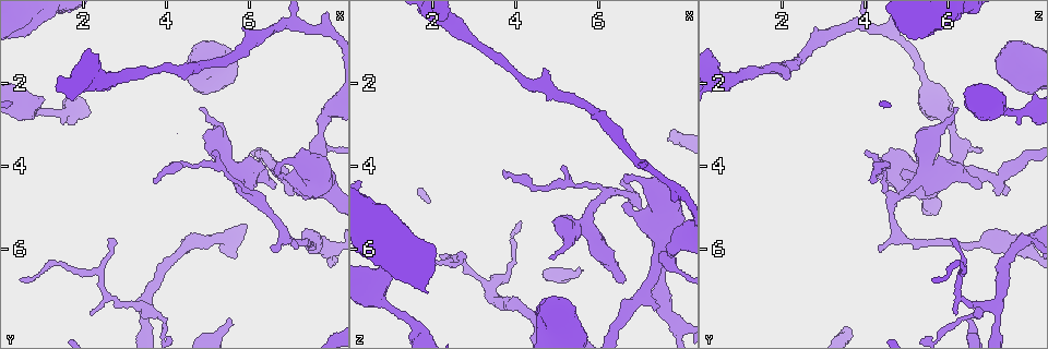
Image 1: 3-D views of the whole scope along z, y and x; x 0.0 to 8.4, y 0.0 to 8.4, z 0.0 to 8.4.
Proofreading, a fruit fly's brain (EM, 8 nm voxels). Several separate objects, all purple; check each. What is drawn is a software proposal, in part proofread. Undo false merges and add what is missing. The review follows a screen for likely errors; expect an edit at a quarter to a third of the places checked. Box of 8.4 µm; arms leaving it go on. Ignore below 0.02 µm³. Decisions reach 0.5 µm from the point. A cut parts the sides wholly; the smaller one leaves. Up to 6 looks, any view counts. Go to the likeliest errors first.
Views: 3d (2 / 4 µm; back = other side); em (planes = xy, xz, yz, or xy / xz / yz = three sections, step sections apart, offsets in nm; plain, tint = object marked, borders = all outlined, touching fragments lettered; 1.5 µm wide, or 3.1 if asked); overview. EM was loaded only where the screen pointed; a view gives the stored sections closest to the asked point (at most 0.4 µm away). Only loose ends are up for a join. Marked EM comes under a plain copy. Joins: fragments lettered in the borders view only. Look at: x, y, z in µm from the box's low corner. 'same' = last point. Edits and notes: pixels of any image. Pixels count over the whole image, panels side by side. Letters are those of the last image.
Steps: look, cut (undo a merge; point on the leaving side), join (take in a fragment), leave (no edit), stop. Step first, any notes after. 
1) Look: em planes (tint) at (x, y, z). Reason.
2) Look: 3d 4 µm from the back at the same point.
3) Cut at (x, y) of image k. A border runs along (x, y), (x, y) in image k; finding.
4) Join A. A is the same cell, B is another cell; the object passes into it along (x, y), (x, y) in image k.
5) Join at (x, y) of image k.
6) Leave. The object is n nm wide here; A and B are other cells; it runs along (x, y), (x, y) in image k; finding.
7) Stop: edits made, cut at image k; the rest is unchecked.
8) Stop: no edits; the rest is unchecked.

Look: em planes (borders) at (6.55, 6.10, 4.35). Tapers out.

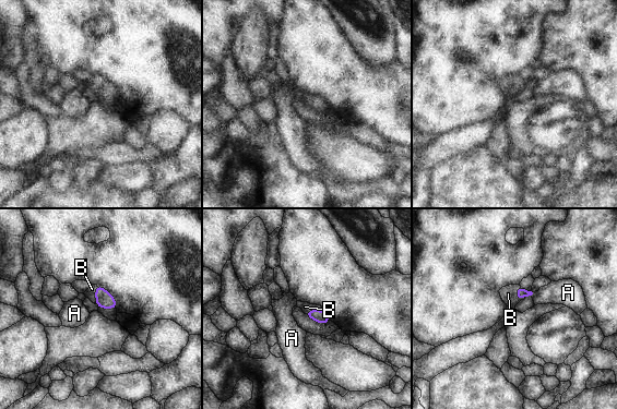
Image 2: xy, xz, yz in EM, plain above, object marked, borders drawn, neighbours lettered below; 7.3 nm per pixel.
Join B. B is the same cell, A is another cell; the object passes into it along (521, 292), (517, 293), (508, 293) in image 2; it goes on there.

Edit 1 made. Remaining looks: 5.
Look: 3d 4 µm from the back at (0.55, 6.70, 5.55). Tapers out.

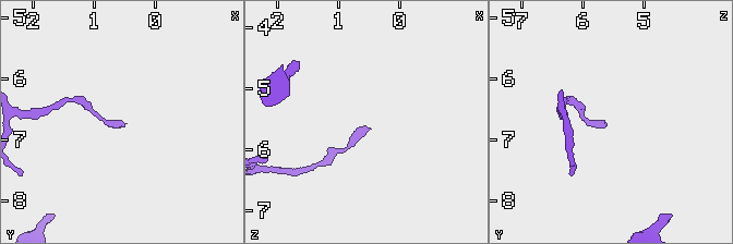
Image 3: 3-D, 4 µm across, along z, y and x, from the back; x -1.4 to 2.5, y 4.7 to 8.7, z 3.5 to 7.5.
Look: em yz step 4 (tint) at (0.60, 6.75, 5.60).

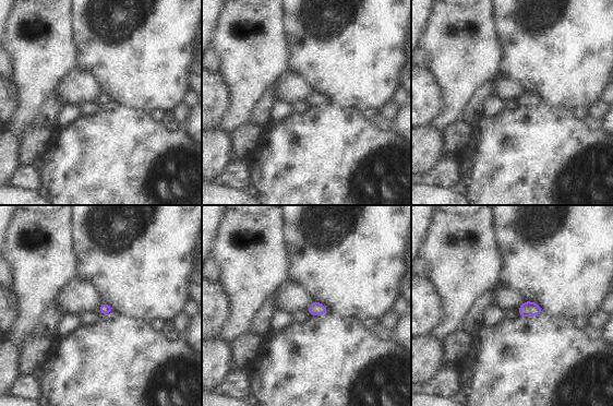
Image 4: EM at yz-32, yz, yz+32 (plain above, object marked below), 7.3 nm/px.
Look: em planes (borders) at the same point.

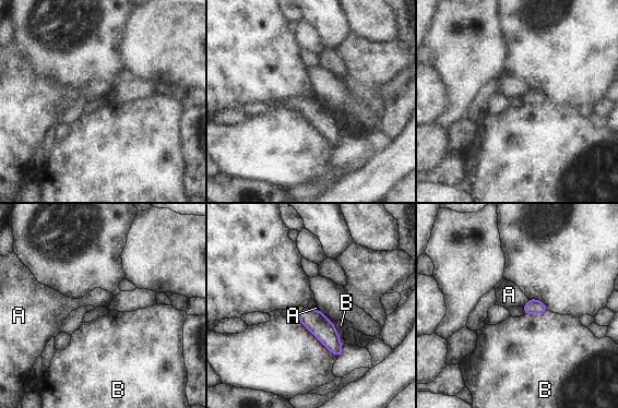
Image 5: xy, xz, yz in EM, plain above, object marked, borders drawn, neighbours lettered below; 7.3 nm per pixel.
Leave. The object is 110 nm wide here; A and B are other cells; a border runs along (529, 299), (522, 307) in image 5; no lettered fragment goes on from it.

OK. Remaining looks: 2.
Stop: edits made, join at image 2; the rest is unchecked.

